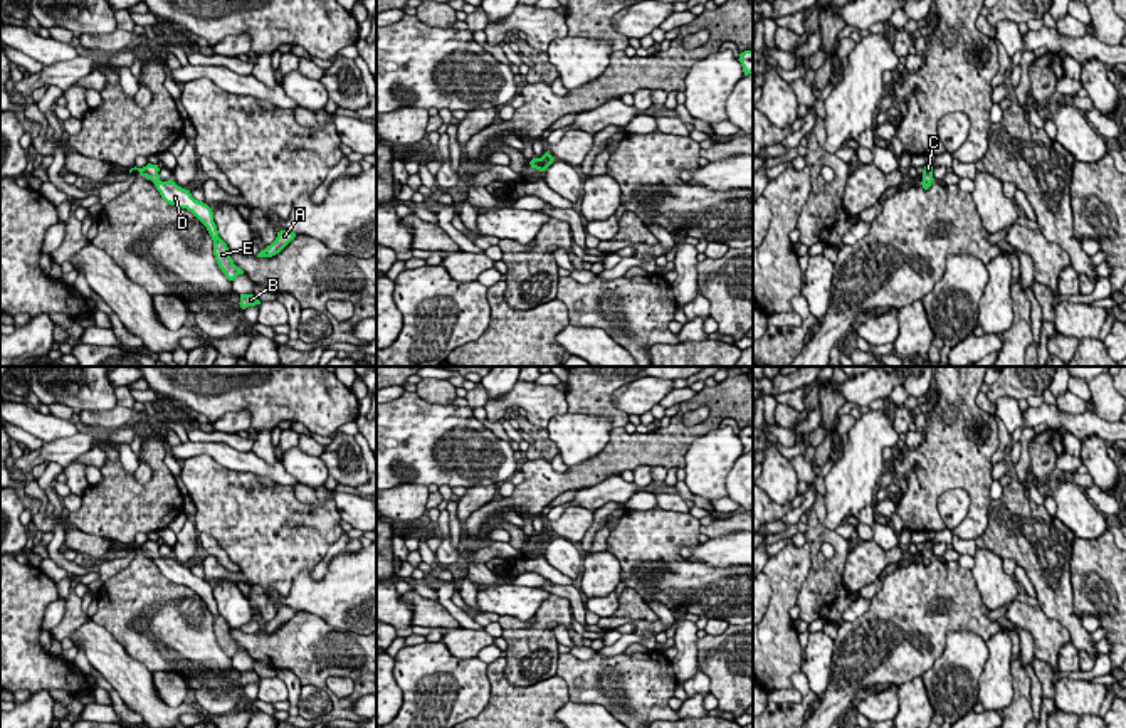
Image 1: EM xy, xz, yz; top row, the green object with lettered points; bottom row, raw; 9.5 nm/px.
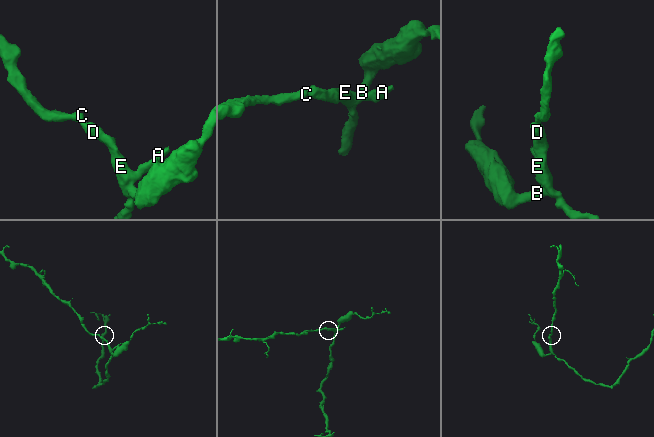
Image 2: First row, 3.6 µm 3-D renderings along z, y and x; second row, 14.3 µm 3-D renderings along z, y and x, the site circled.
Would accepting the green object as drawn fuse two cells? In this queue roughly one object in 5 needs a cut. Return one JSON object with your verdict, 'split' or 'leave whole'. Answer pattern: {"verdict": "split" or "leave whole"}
{"verdict": "leave whole"}

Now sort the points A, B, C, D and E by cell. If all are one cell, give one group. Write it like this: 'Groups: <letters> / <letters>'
Groups: A B C D E

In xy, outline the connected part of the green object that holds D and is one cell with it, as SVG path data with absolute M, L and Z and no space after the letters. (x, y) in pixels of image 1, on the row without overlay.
M148 540L143 545L134 543L129 546L129 550L133 546L138 546L141 553L151 557L166 580L178 585L187 585L207 604L213 617L215 637L229 657L234 657L239 651L244 651L244 647L234 641L230 634L232 629L229 627L227 620L218 614L218 607L213 599L213 588L207 580L195 577L190 567L178 563L173 557L161 558L158 551L158 541Z

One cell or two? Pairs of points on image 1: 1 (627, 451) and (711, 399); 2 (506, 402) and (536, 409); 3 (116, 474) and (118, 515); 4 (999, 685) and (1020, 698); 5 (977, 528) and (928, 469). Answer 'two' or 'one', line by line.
1: one
2: one
3: one
4: two
5: one

